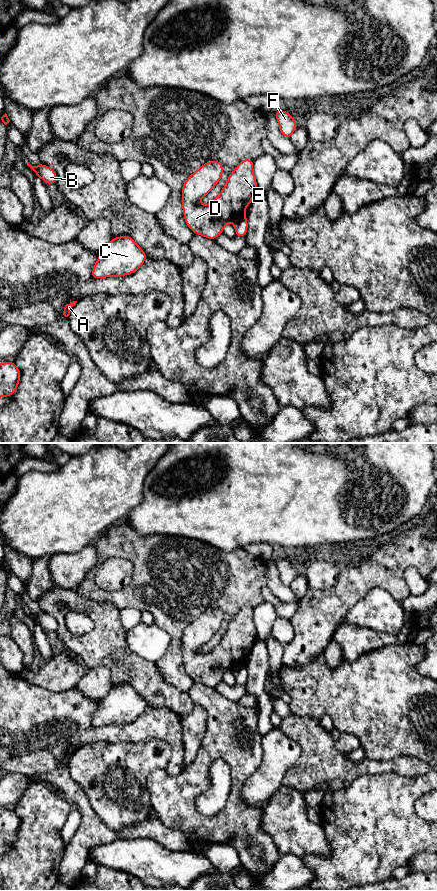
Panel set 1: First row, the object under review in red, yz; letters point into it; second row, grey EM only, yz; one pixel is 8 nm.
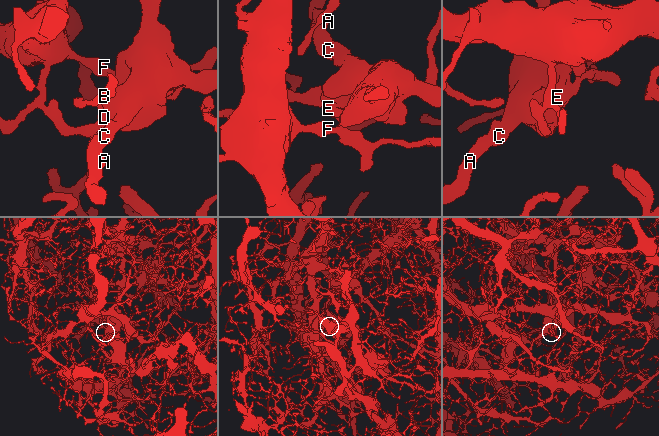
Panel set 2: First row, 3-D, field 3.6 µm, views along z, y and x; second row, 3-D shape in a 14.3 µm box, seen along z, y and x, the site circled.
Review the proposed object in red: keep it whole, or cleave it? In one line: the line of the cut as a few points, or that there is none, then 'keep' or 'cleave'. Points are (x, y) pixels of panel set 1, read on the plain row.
yz (244, 663), (233, 669) | cleave

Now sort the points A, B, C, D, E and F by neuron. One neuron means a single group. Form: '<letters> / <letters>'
A C D E / B F

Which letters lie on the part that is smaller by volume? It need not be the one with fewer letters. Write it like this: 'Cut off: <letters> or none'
Cut off: A, C, D, E

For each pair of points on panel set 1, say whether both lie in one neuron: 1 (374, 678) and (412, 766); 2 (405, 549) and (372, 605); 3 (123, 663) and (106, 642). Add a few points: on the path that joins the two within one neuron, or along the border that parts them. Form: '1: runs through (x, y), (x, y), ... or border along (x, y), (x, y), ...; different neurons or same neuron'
1: border along (384, 759), (411, 755), (422, 759), (426, 763); different neurons
2: border along (360, 598), (374, 588), (382, 588), (400, 603); different neurons
3: runs through (118, 658), (108, 647); same neuron

